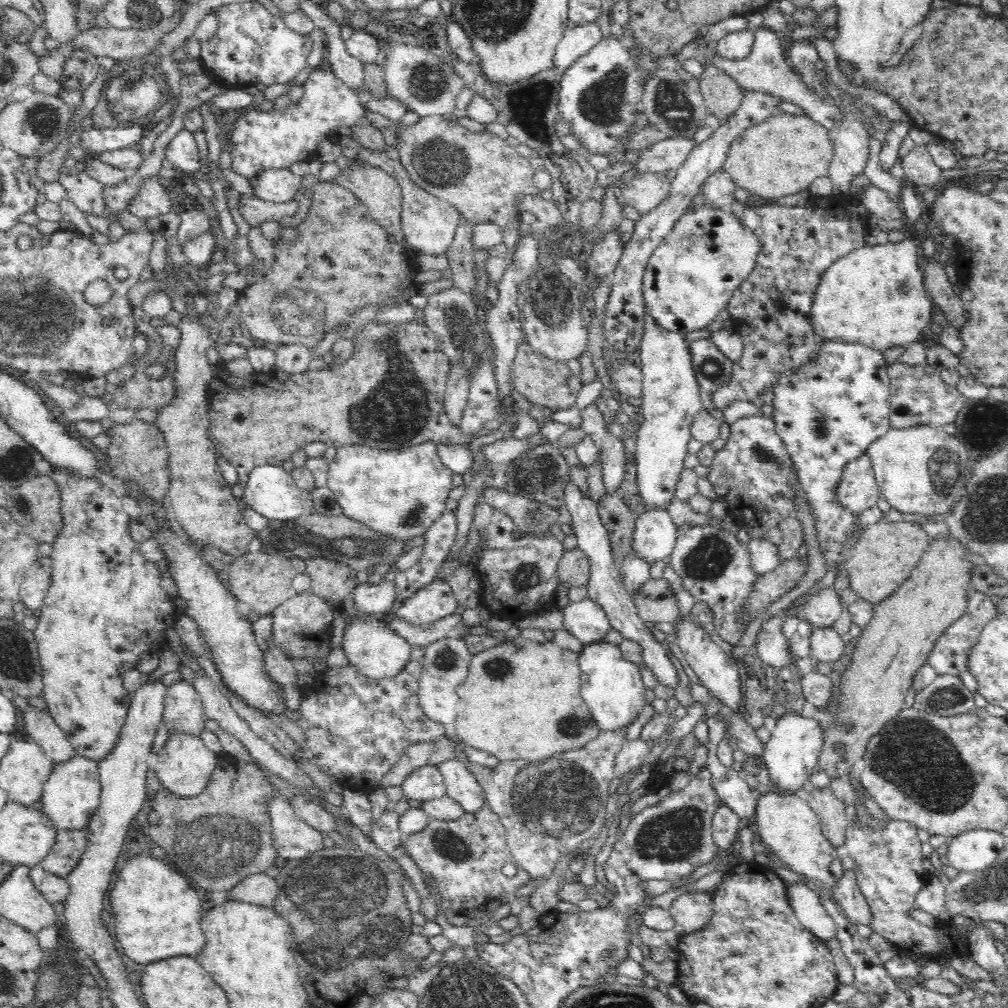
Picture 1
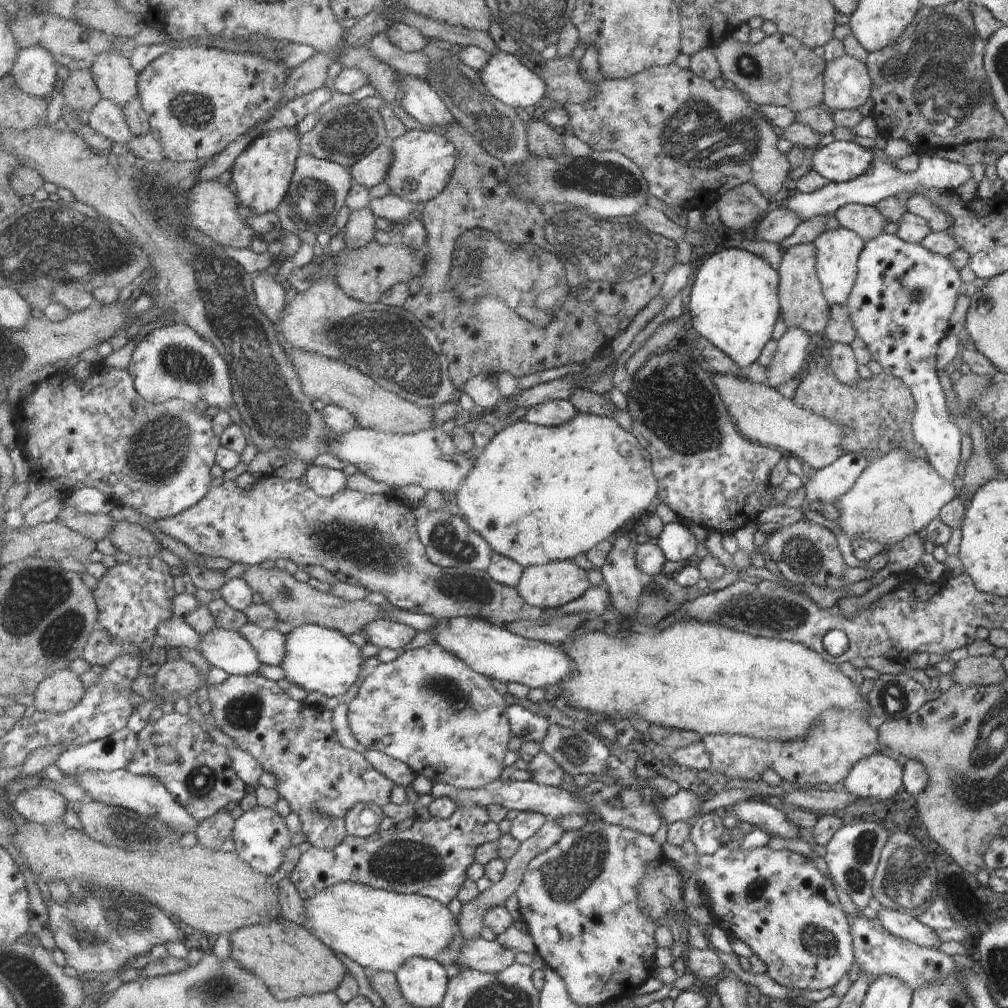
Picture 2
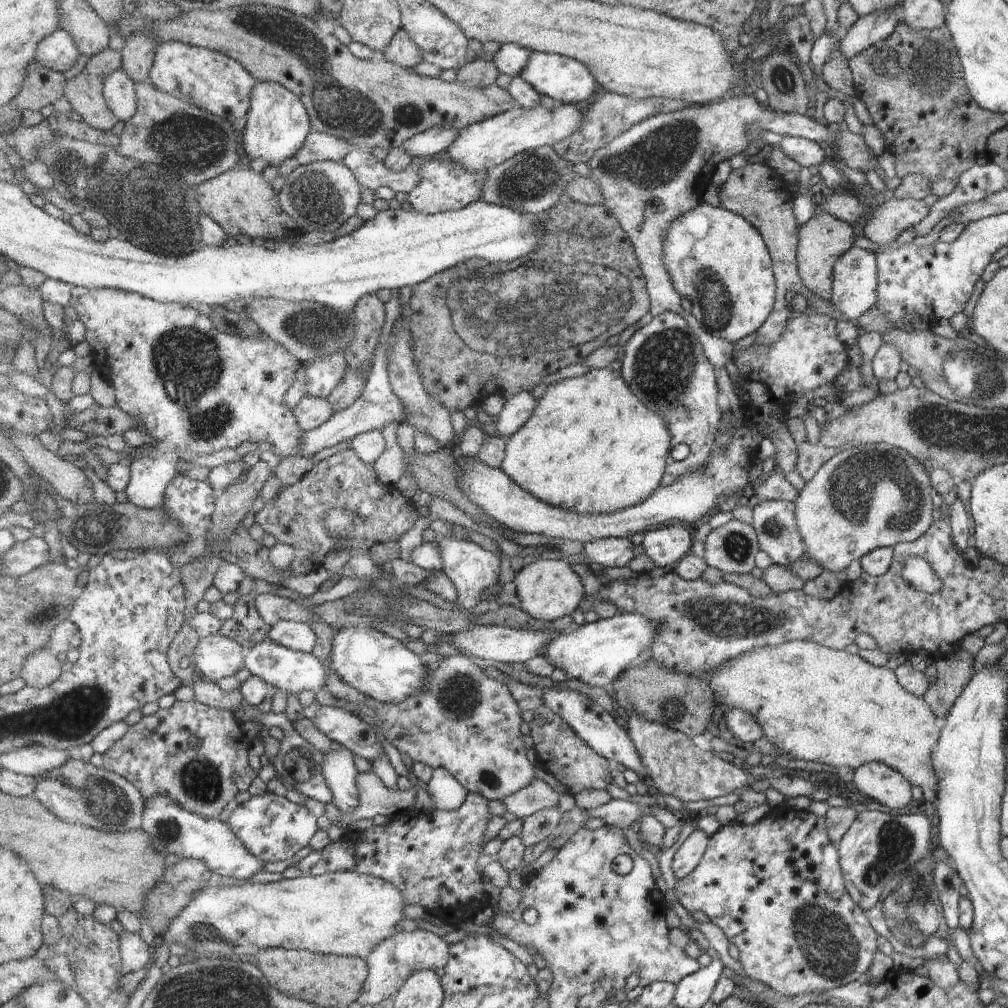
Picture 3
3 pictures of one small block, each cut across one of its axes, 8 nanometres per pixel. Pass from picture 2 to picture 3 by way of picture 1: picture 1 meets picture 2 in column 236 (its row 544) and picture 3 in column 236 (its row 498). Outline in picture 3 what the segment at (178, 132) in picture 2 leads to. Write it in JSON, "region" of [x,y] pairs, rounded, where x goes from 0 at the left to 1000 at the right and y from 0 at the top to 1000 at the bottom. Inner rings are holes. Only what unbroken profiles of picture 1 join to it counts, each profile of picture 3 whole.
{"region":[[[180,41],[158,44],[149,79],[160,91],[181,97],[228,122],[247,115],[249,94],[255,81],[237,61],[231,60],[225,53]]]}

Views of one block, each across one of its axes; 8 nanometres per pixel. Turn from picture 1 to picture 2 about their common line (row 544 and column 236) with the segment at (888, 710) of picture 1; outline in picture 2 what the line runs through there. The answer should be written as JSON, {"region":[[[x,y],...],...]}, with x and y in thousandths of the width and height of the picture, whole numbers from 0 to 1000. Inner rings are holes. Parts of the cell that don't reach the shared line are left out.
{"region":[[[277,911],[277,913],[272,913],[264,918],[251,918],[248,920],[241,920],[232,923],[226,928],[228,931],[228,936],[230,937],[230,949],[241,959],[244,963],[250,964],[253,968],[256,968],[260,973],[268,980],[268,983],[276,989],[277,992],[284,993],[287,991],[295,989],[308,989],[313,987],[317,987],[320,985],[327,985],[328,983],[334,982],[336,976],[340,974],[340,968],[344,966],[344,960],[342,956],[332,948],[332,945],[319,934],[316,933],[311,926],[307,926],[304,919],[297,919],[290,915],[289,913],[284,913],[283,911]]]}

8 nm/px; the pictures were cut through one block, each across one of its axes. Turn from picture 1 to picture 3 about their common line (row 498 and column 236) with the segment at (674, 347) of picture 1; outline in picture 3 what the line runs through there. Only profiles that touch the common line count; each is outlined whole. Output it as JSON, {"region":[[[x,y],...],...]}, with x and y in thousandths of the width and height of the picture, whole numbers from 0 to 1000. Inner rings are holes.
{"region":[[[217,628],[198,633],[193,648],[197,670],[211,678],[231,672],[244,661],[244,649],[245,644],[237,639],[236,634]]]}

